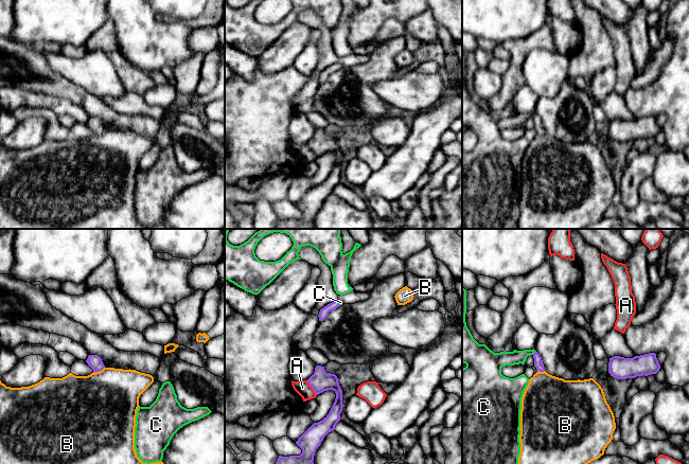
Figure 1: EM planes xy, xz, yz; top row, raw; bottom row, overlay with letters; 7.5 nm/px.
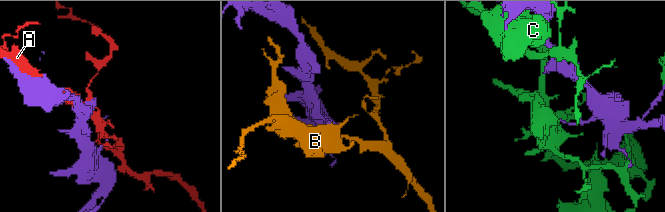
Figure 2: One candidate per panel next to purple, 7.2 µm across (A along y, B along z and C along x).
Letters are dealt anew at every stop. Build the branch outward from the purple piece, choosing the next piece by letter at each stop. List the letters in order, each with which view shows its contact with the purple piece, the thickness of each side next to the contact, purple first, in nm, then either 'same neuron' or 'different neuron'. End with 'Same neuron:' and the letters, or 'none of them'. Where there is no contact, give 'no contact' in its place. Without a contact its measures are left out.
A: xz | 160/110 nm | different neuron
B: xy | 100/480 nm | different neuron
C: yz | 70/110 nm | different neuron
Same neuron: none of them

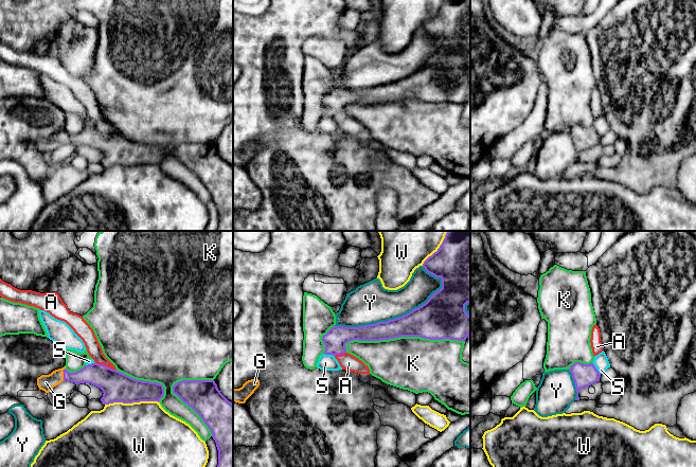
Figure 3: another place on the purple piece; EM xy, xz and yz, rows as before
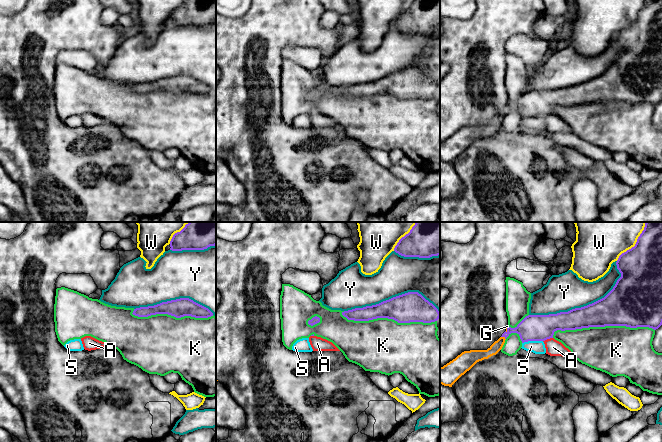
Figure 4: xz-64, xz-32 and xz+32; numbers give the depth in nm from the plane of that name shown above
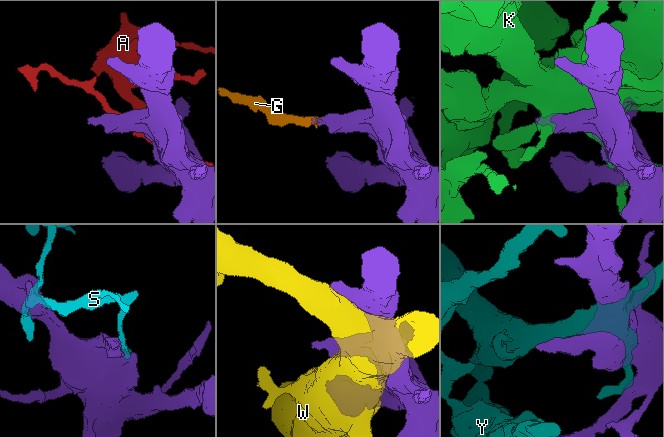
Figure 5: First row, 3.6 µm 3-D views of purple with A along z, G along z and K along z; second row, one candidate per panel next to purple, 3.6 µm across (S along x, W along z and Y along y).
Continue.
A: xy | 220/110 nm | different neuron
G: xy | 160/130 nm | same neuron
K: xz | 280/420 nm | different neuron
S: xz | 170/120 nm | different neuron
W: xy | 220/500 nm | different neuron
Y: xz | 240/300 nm | different neuron
Same neuron: G

